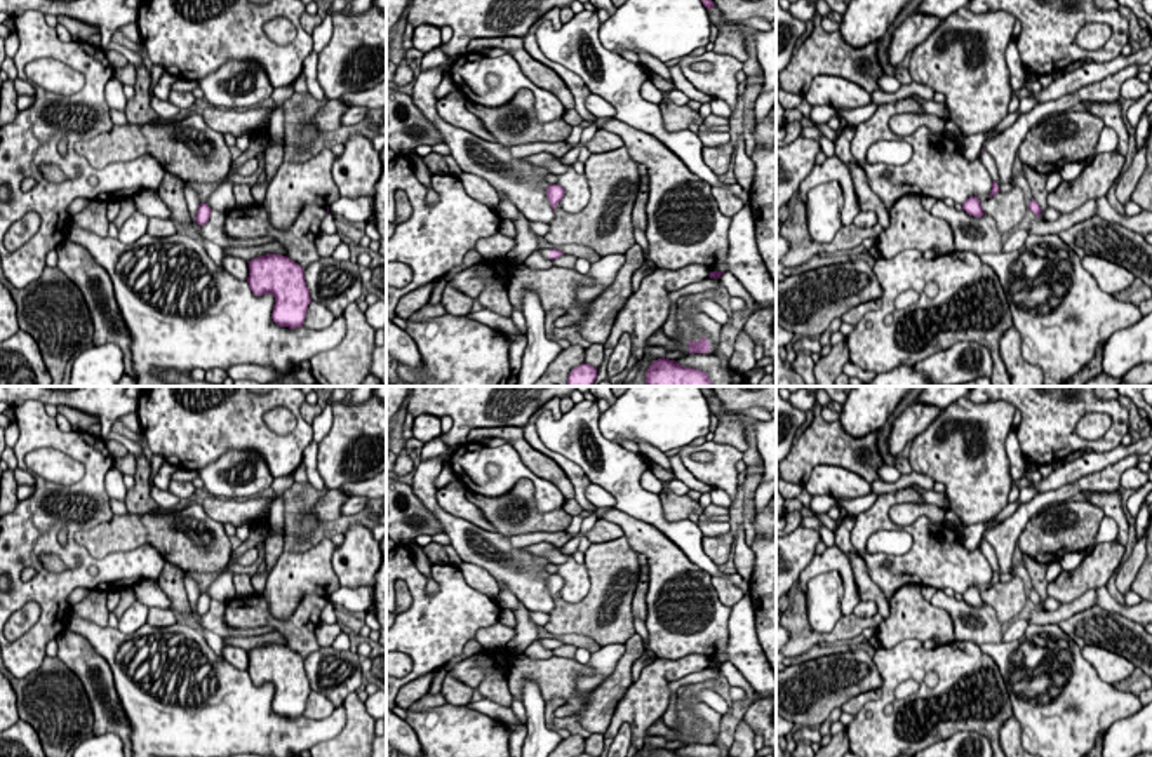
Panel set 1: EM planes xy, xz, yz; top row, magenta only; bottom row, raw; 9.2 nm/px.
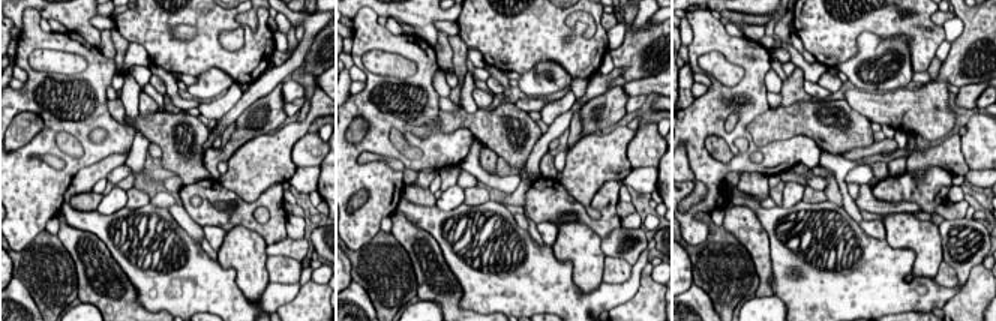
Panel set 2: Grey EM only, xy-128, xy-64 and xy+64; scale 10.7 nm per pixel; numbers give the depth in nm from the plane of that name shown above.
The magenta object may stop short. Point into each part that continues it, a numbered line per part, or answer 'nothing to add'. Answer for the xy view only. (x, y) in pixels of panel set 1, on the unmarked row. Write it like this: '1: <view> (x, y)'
nothing to add

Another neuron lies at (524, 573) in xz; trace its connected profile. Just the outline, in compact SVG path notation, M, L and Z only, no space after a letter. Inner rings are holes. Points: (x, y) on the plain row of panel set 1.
M442 458L421 461L411 487L425 508L440 522L459 559L486 569L498 583L510 588L527 611L550 614L555 607L546 586L550 560L529 553L522 546L515 548L501 534L489 533L445 512L437 501L439 489L435 486L442 466Z

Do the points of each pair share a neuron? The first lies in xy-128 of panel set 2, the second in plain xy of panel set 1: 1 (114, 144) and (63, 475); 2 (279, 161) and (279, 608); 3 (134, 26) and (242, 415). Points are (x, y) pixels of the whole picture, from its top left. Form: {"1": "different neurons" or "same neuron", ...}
{"1": "different neurons", "2": "same neuron", "3": "same neuron"}

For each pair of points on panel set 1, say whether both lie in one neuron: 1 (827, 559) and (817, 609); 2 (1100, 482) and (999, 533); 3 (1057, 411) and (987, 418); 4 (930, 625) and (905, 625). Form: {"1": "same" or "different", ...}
{"1": "different", "2": "same", "3": "different", "4": "same"}

